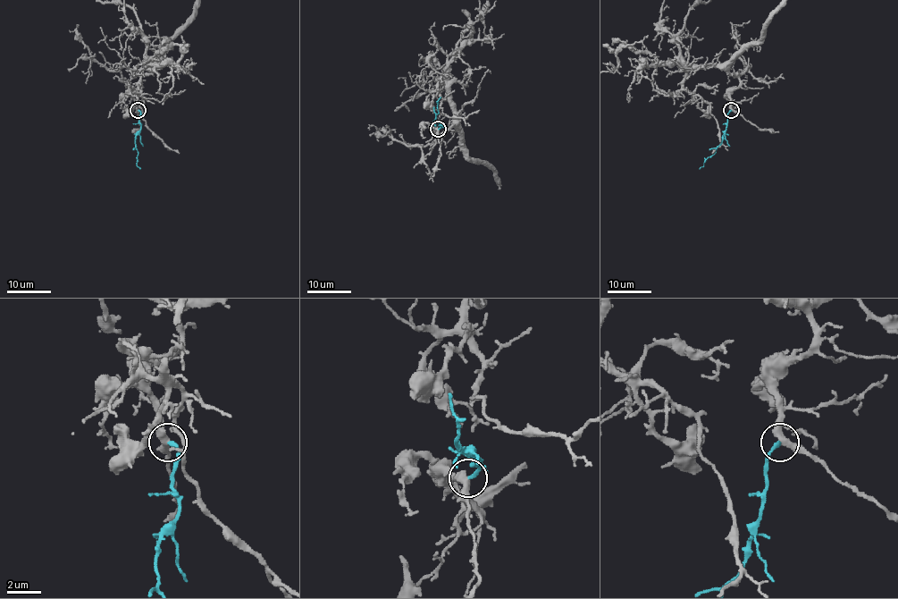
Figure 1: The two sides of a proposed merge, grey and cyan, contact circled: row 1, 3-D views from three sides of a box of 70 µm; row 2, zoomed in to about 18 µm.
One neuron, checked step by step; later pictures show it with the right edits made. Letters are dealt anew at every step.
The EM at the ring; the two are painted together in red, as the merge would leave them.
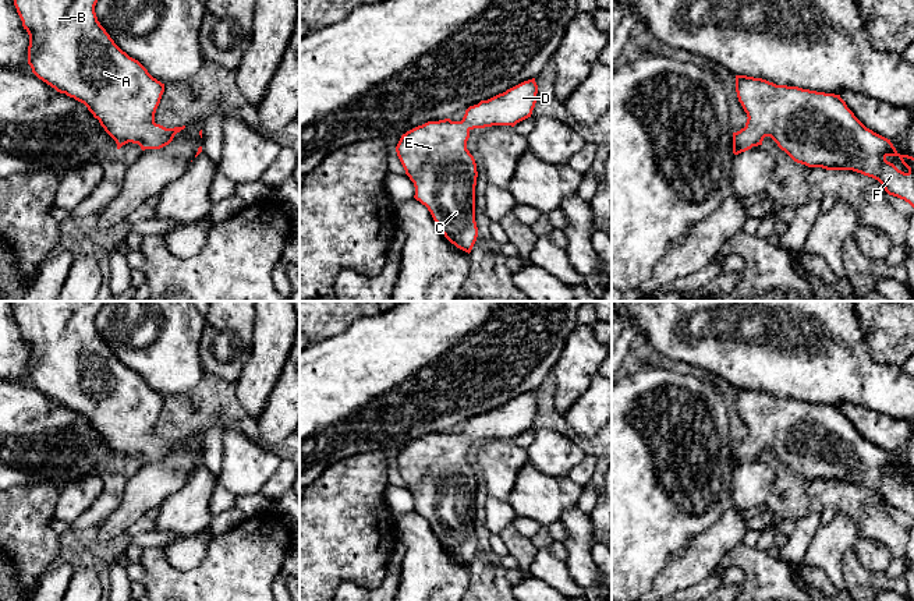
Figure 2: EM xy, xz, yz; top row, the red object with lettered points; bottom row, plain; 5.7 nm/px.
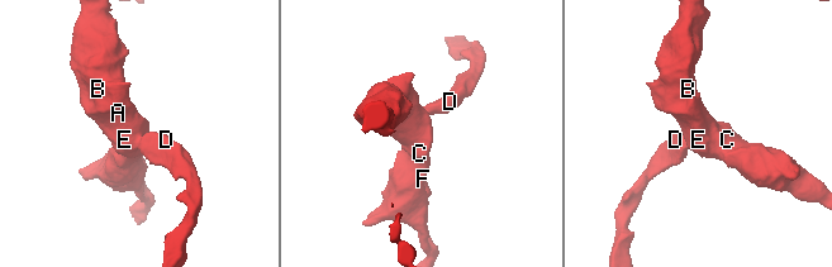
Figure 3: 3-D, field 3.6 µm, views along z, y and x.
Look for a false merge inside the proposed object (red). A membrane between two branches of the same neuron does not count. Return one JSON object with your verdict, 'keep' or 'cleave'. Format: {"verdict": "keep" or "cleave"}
{"verdict": "keep"}

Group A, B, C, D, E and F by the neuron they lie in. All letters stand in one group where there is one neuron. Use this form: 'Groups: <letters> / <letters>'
Groups: A B C D E F

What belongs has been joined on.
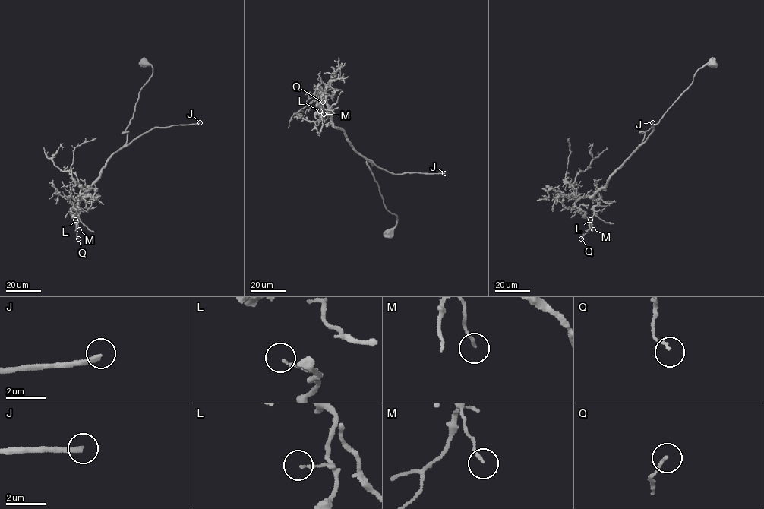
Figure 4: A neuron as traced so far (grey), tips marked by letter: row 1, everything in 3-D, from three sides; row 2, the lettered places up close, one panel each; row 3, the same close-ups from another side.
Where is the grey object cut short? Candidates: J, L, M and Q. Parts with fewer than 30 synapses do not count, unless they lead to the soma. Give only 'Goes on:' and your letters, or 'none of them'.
Goes on: J

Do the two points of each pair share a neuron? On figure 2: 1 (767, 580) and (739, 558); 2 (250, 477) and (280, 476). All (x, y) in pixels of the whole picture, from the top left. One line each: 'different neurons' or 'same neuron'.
1: same neuron
2: different neurons

